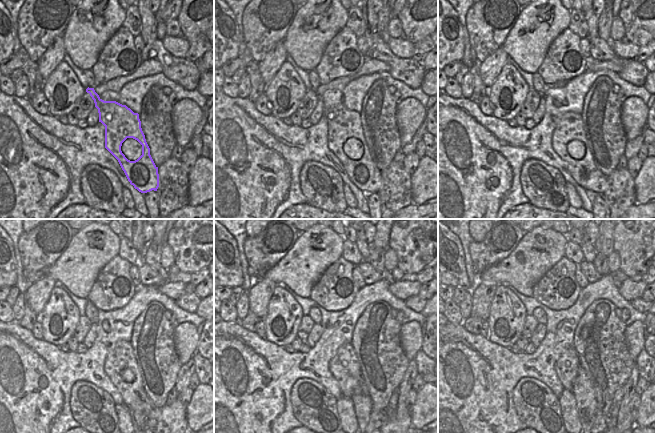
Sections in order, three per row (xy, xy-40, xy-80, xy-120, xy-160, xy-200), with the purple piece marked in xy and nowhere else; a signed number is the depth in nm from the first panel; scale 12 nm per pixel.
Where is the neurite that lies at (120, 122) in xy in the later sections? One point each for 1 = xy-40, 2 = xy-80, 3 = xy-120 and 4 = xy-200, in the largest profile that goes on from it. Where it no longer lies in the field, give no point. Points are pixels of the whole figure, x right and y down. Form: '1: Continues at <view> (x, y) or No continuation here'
1: Continues at xy-40 (343, 124)
2: Continues at xy-80 (569, 126)
3: Continues at xy-120 (121, 355)
4: Continues at xy-200 (567, 365)

